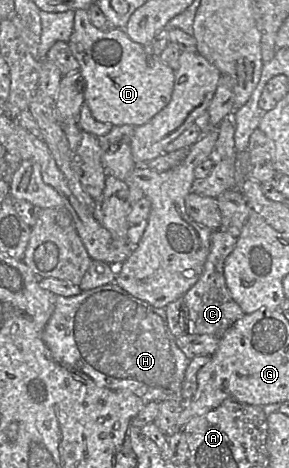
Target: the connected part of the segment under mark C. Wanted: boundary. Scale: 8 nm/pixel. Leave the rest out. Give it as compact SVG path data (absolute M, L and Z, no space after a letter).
M221 229L211 232L210 251L199 280L182 296L191 332L222 338L227 330L245 314L232 298L224 277L224 264L233 251L237 238Z

